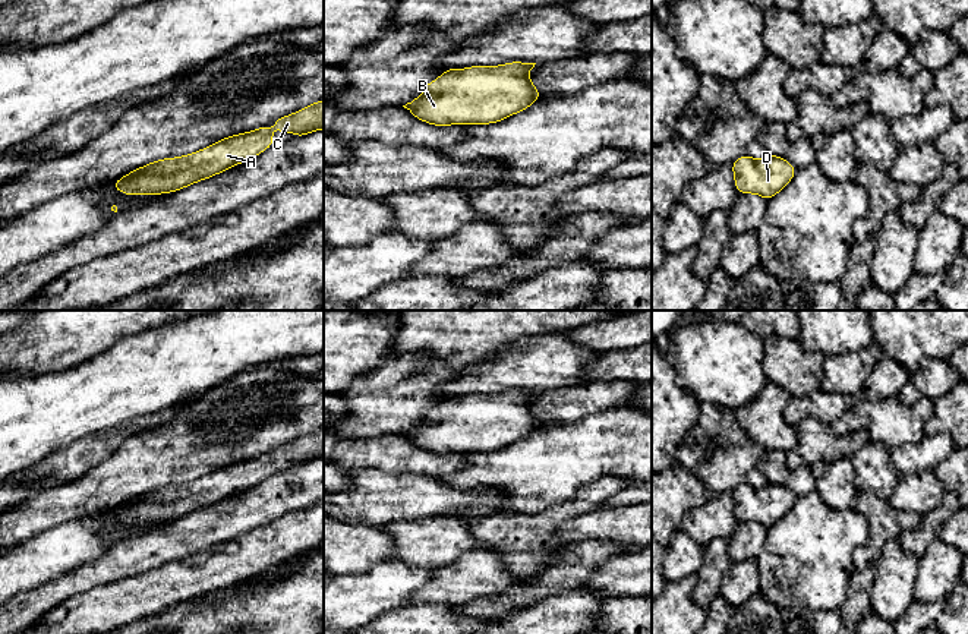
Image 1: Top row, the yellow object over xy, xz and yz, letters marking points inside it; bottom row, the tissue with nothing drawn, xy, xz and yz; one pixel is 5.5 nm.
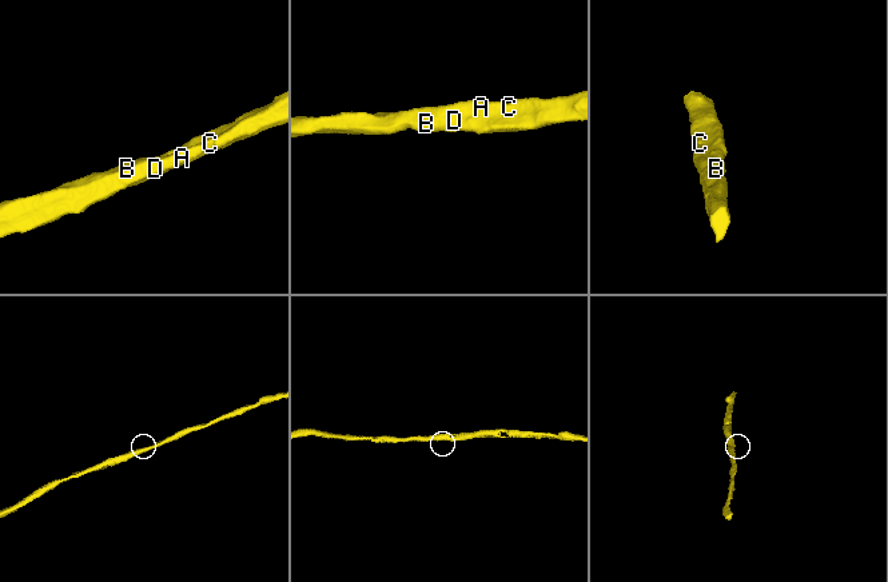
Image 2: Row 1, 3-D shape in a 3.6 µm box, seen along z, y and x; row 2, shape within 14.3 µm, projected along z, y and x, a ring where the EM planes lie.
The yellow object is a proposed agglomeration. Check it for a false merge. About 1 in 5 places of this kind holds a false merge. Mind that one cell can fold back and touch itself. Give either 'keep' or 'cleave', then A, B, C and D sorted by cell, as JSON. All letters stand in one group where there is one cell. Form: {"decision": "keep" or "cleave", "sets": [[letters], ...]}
{"decision": "keep", "sets": [["A", "B", "C", "D"]]}

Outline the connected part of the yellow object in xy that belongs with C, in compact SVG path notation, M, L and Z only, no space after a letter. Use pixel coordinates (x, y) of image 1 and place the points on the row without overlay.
M324 428L275 448L272 457L264 454L217 469L195 482L146 492L113 510L113 514L117 520L124 520L130 524L165 523L255 486L264 477L272 474L274 458L303 464L321 457L324 457Z

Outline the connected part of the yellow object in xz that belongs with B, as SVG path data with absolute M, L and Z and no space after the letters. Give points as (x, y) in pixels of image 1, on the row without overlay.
M513 389L502 394L472 394L448 397L423 416L423 422L403 433L412 442L435 454L488 452L524 439L542 423L529 409L529 400L536 391Z

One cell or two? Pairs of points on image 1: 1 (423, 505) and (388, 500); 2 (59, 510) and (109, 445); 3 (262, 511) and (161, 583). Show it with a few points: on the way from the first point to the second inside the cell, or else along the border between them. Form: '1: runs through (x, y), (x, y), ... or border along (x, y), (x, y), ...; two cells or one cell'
1: runs through (415, 500), (397, 500); one cell
2: border along (117, 448), (85, 473), (59, 485); two cells
3: border along (248, 532), (183, 557); two cells

